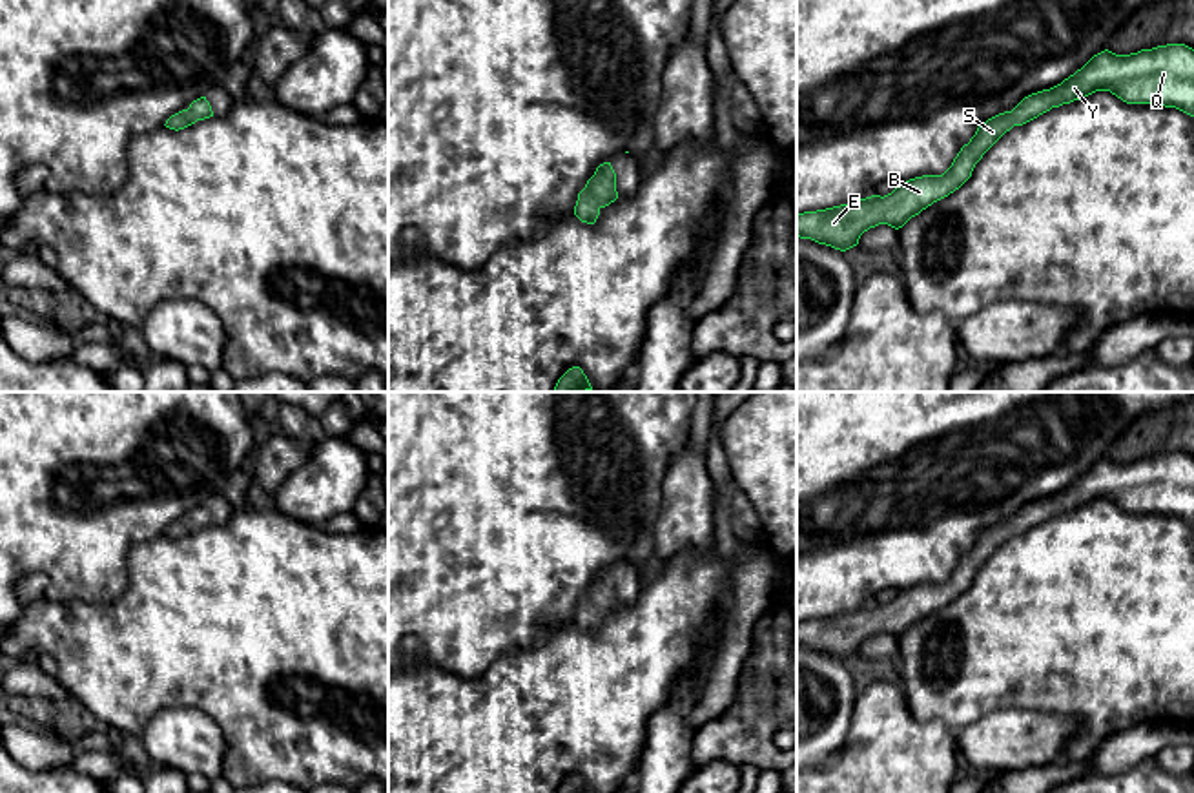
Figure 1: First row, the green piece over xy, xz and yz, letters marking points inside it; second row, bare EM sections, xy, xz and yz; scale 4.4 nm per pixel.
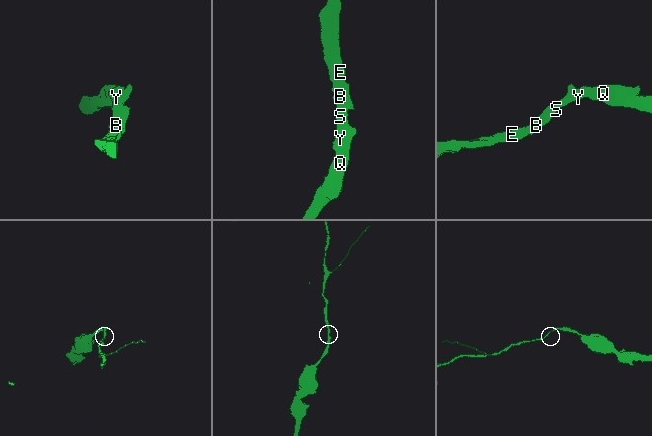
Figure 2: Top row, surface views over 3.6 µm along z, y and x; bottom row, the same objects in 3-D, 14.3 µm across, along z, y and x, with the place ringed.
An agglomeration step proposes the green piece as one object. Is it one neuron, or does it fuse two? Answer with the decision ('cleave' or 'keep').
keep

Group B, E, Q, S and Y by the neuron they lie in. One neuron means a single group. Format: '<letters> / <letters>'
B E Q S Y

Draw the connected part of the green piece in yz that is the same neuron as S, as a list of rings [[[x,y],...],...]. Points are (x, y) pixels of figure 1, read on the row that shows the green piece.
[[[1167,44],[1130,55],[1108,49],[1094,55],[1061,84],[1024,97],[1012,111],[981,124],[942,175],[922,175],[899,182],[884,197],[797,213],[797,237],[846,252],[859,244],[870,228],[902,228],[911,217],[959,190],[983,155],[1014,126],[1081,100],[1096,91],[1110,91],[1127,104],[1159,104],[1194,117],[1194,49]]]

